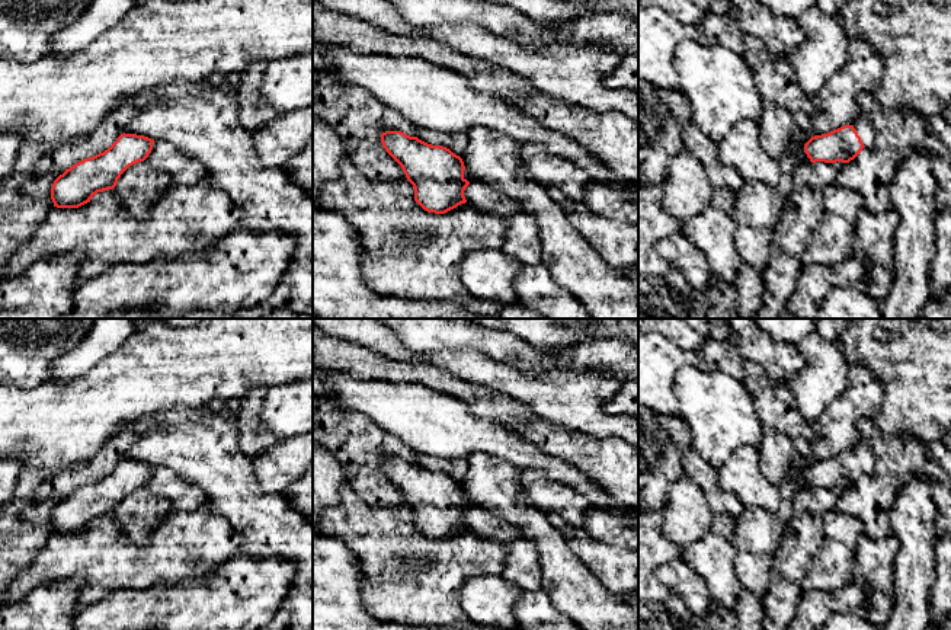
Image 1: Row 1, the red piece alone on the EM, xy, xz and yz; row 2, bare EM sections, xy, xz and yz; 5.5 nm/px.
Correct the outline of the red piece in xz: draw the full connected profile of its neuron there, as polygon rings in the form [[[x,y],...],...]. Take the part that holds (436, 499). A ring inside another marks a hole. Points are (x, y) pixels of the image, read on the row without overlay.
[[[385,457],[381,460],[385,477],[401,492],[407,506],[414,514],[414,527],[428,538],[445,540],[461,530],[465,530],[465,514],[470,508],[464,503],[464,487],[449,474],[428,470],[417,463],[401,457]]]

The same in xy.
[[[124,458],[103,479],[65,495],[51,514],[54,533],[79,534],[90,528],[97,518],[113,515],[129,492],[148,483],[153,468],[148,463]]]

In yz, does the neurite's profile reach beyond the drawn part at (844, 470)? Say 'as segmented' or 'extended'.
extended

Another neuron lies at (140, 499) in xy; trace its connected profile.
[[[145,487],[129,492],[113,514],[124,535],[135,546],[145,546],[160,519],[172,512],[169,501]]]

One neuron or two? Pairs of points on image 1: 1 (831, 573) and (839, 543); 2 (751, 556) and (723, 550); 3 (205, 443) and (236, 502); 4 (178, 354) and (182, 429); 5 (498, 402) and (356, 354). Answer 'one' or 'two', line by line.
1: one
2: two
3: one
4: two
5: one

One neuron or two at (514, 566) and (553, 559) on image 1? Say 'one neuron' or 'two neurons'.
two neurons

